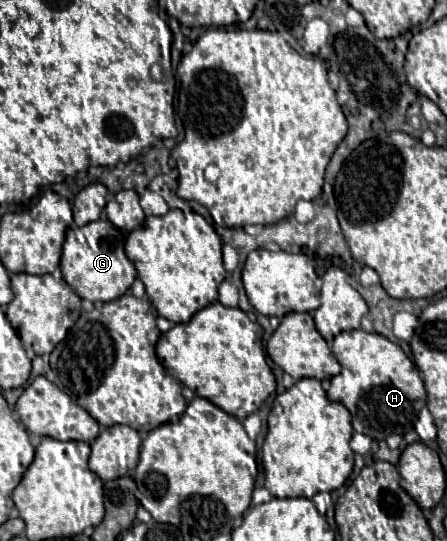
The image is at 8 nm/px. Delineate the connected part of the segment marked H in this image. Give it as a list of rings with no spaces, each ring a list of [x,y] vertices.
[[[362,329],[344,331],[332,343],[332,353],[342,365],[342,371],[332,377],[332,385],[328,389],[328,399],[344,403],[344,407],[352,415],[352,427],[358,433],[364,433],[376,441],[386,439],[388,435],[406,435],[414,429],[420,411],[426,407],[426,389],[420,377],[418,367],[408,359],[408,355],[392,341],[378,333],[366,333]]]

